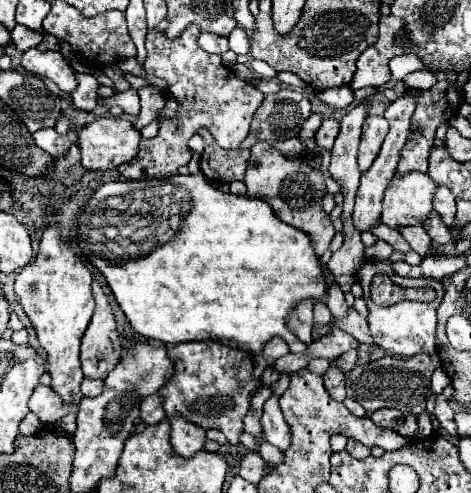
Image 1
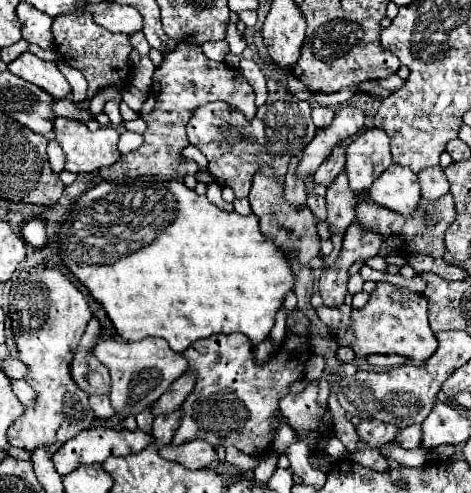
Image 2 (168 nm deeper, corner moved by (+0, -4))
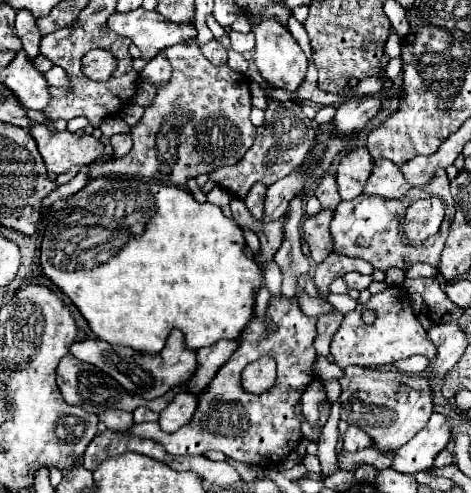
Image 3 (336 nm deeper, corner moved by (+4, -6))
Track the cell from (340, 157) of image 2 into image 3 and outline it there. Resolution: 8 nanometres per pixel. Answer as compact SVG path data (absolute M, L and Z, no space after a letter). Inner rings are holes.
M324 173L322 179L318 181L318 187L314 191L314 195L318 197L318 201L322 203L324 209L336 209L340 203L340 195L338 195L338 185L336 185L336 175L334 173Z

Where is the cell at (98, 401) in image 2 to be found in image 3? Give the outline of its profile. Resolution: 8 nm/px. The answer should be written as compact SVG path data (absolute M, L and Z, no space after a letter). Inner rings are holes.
M110 409L106 413L98 413L98 419L102 423L106 423L108 429L112 431L126 431L134 421L132 421L132 413L126 413L126 411L120 411L120 409Z

